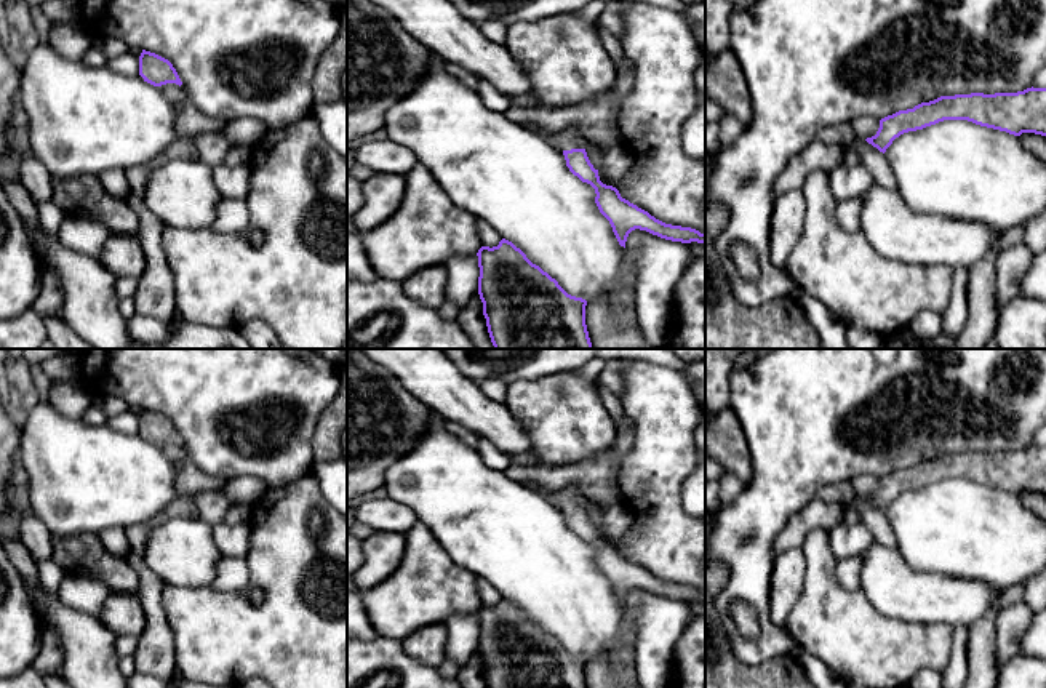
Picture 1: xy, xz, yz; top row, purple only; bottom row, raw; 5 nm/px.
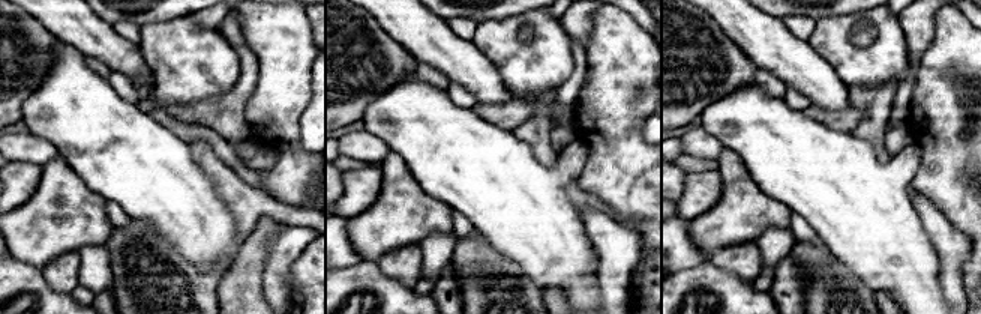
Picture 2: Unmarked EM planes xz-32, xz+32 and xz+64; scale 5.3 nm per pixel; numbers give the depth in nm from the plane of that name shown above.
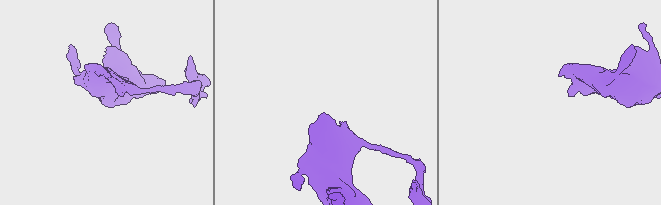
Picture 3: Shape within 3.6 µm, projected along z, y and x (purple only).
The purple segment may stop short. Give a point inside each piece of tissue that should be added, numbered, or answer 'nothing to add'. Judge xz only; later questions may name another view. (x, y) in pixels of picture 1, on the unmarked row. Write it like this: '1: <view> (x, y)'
1: xz (571, 496)

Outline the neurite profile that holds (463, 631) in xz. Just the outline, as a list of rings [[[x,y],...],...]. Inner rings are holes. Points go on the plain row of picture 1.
[[[477,611],[456,614],[443,624],[446,627],[445,656],[462,667],[478,651],[478,614]]]

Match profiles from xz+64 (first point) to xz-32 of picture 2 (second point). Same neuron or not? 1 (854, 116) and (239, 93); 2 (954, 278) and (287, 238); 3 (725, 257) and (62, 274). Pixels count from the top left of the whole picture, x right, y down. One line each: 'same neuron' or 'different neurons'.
1: same neuron
2: same neuron
3: same neuron

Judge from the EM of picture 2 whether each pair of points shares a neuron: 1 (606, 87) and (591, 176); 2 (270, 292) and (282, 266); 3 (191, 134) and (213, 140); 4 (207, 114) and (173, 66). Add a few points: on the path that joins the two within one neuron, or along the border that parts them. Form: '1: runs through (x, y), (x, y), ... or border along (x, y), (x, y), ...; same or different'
1: runs through (609, 110), (609, 153); same
2: runs through (273, 286), (273, 275), (276, 272); same
3: runs through (197, 134), (207, 134); same
4: border along (230, 90), (221, 96), (186, 105), (162, 105); different

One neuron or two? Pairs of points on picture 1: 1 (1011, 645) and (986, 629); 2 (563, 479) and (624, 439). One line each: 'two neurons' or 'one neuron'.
1: two neurons
2: one neuron

